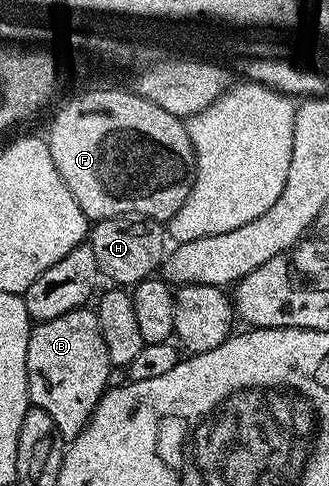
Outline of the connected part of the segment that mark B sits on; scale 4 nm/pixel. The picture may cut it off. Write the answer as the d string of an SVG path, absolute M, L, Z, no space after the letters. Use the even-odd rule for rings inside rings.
M92 308L67 311L55 319L38 321L27 339L27 387L35 408L51 415L58 433L66 442L74 441L89 422L89 417L110 384L107 343L99 331L99 319Z

